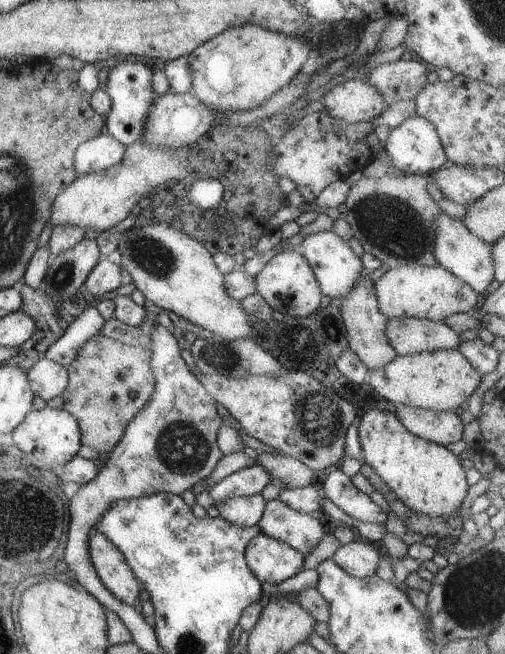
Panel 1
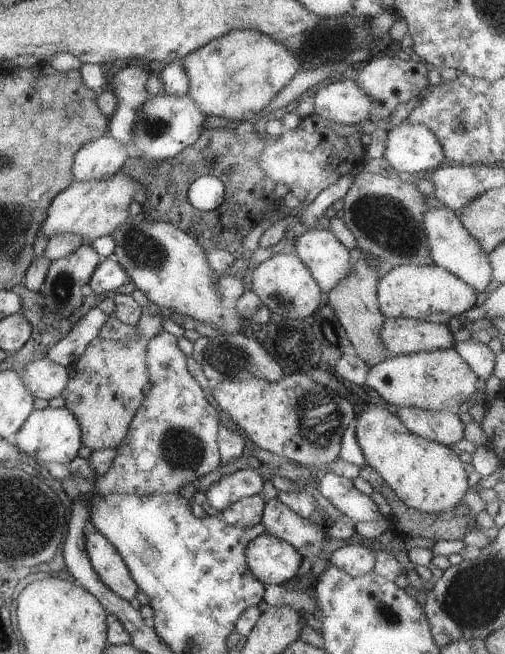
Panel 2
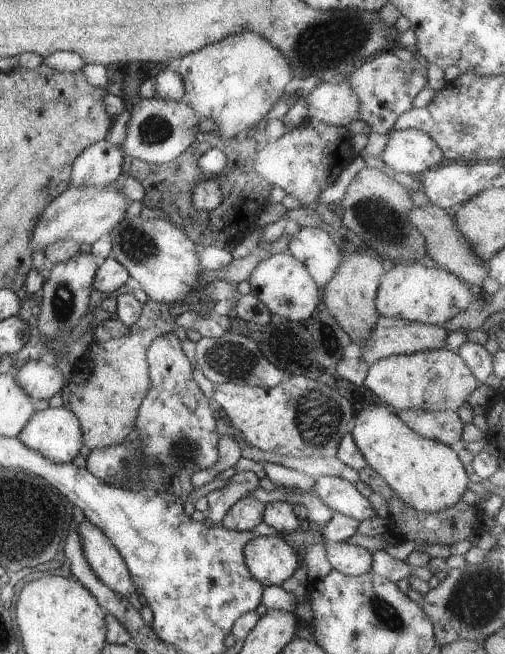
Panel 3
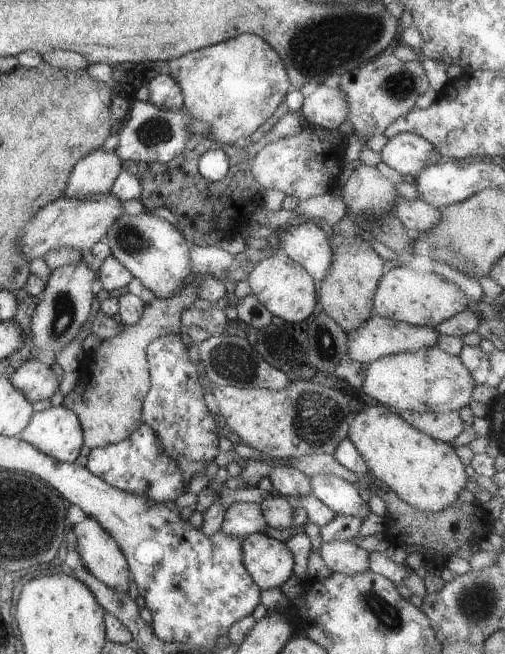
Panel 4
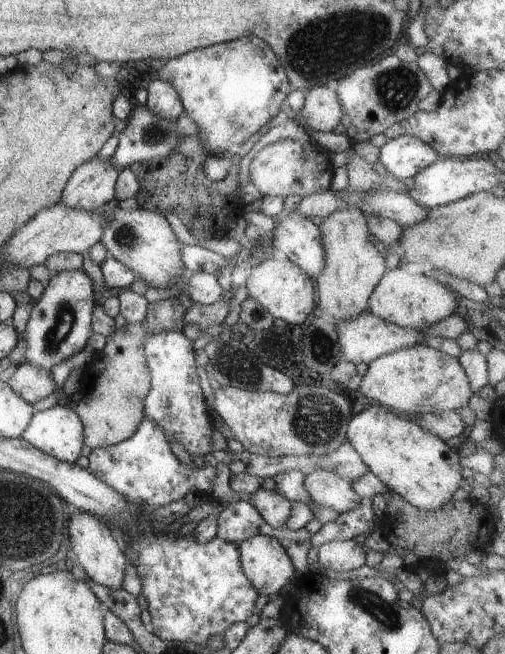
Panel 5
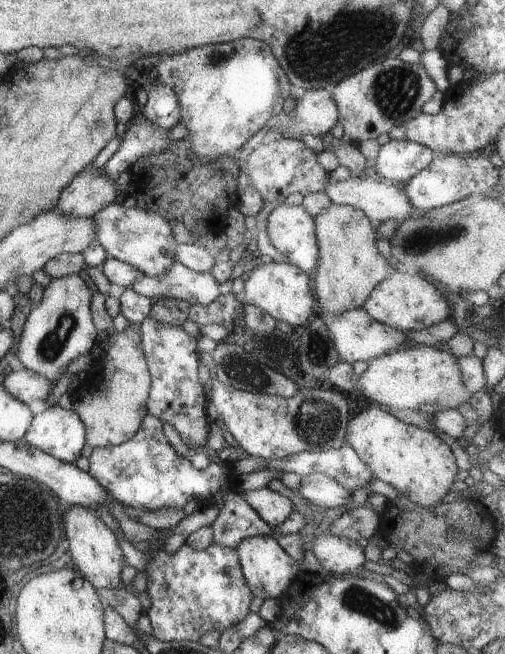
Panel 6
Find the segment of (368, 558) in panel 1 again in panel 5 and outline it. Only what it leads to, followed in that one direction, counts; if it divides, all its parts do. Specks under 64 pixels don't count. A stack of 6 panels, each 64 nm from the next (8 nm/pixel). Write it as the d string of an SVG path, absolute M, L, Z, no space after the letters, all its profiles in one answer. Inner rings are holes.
M355 539L330 541L318 547L318 562L326 570L348 572L364 565L367 559L366 549Z

